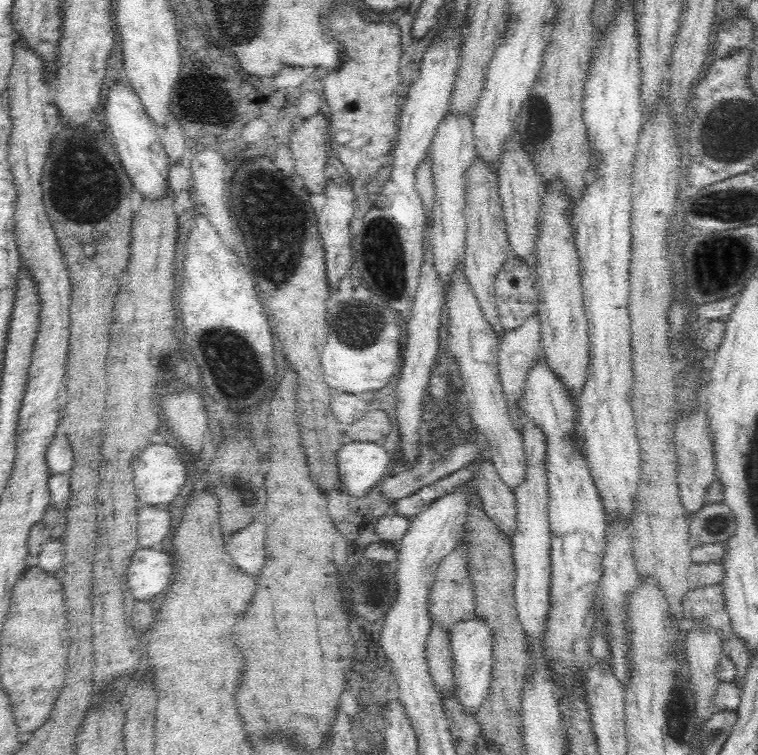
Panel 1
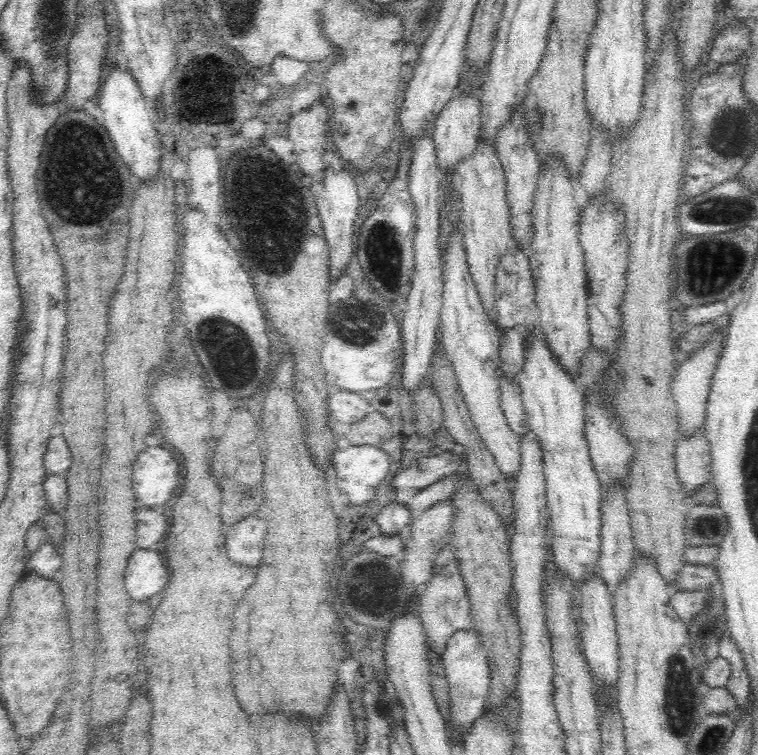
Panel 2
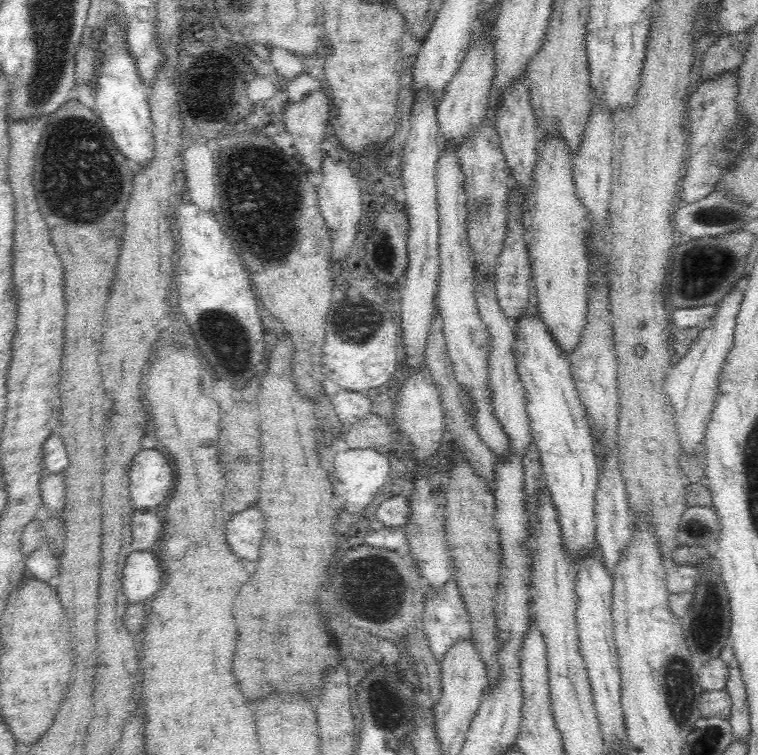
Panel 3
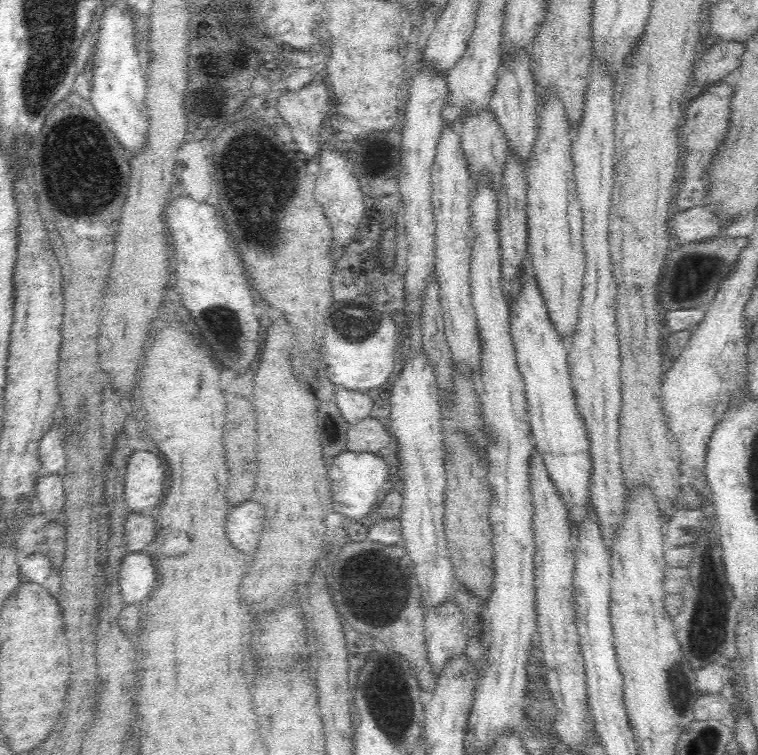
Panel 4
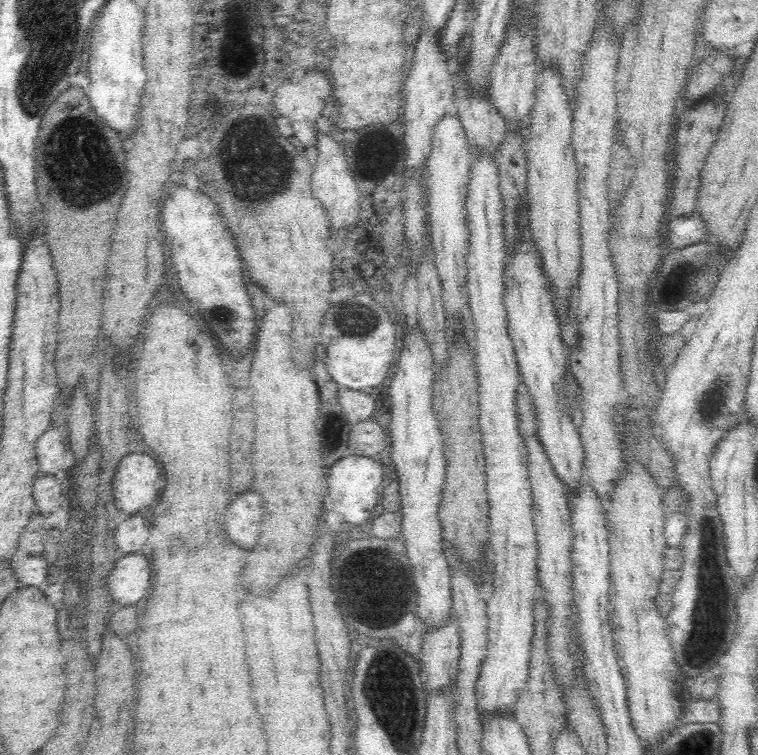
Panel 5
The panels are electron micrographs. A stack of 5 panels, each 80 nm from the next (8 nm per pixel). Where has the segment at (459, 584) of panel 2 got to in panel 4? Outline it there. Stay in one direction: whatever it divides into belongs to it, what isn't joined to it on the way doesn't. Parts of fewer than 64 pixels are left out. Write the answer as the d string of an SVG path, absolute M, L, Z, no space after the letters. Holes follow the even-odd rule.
M450 598L443 605L425 611L424 642L426 655L436 681L445 666L466 646L468 625L460 607Z

